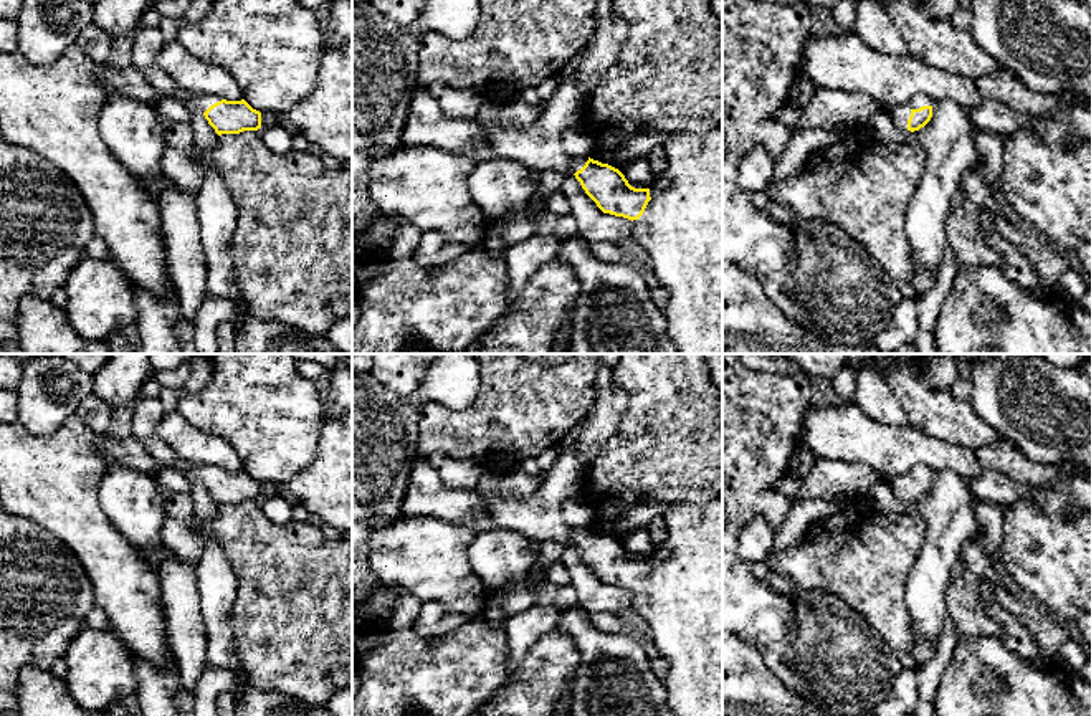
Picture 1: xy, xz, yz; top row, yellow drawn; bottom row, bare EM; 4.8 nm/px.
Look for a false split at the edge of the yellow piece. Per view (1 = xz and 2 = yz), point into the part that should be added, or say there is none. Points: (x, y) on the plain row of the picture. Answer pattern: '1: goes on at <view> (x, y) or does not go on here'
1: goes on at xz (681, 597)
2: goes on at yz (900, 485)

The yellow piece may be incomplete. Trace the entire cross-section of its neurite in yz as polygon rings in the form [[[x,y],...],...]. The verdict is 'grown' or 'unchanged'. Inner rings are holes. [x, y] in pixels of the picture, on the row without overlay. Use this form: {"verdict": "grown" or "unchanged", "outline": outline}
{"verdict": "grown", "outline": [[[919,465],[914,466],[911,471],[908,471],[906,475],[891,478],[888,481],[896,498],[899,498],[901,501],[914,503],[924,498],[931,491],[932,476],[934,470]]]}

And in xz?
{"verdict": "grown", "outline": [[[579,435],[537,493],[524,498],[479,494],[484,513],[494,527],[517,531],[536,546],[546,541],[555,541],[564,549],[574,546],[603,584],[628,589],[633,609],[651,630],[658,656],[669,661],[663,685],[674,716],[722,716],[722,499],[671,503],[665,518],[666,539],[650,559],[635,559],[618,539],[590,527],[570,529],[564,523],[562,504],[577,494],[584,478]]]}

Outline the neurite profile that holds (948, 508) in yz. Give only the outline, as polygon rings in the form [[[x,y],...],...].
[[[934,471],[931,491],[919,501],[901,501],[888,480],[876,483],[868,498],[883,513],[919,513],[927,524],[924,547],[906,580],[906,604],[912,617],[917,665],[936,653],[949,618],[947,585],[960,561],[962,546],[975,536],[975,503],[967,478],[954,471]]]

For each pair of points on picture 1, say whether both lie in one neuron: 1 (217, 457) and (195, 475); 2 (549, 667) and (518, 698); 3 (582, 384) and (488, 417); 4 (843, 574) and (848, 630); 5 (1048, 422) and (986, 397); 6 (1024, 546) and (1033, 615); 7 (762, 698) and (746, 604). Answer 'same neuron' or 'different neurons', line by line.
1: different neurons
2: same neuron
3: same neuron
4: different neurons
5: same neuron
6: different neurons
7: different neurons

